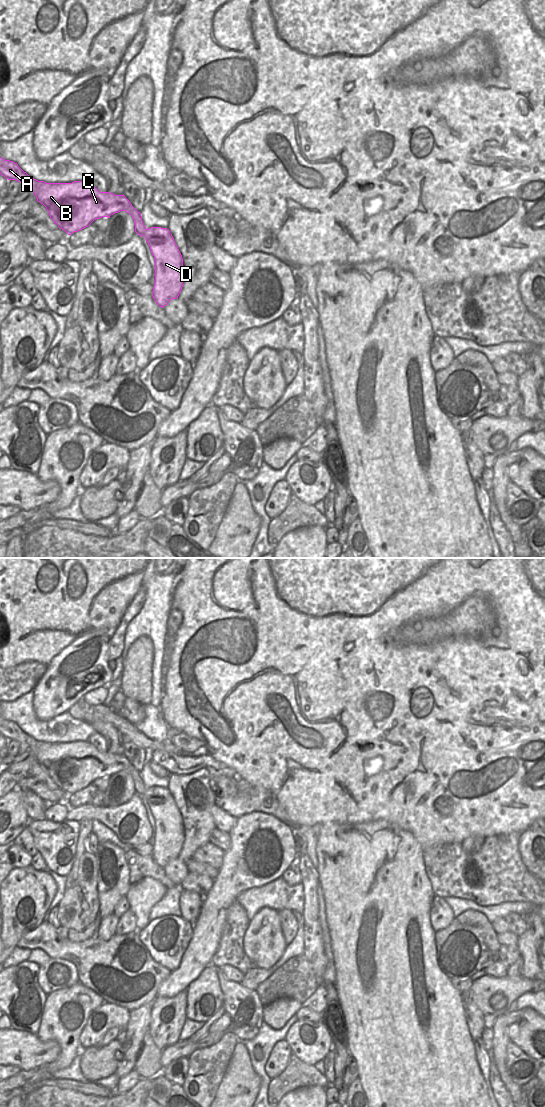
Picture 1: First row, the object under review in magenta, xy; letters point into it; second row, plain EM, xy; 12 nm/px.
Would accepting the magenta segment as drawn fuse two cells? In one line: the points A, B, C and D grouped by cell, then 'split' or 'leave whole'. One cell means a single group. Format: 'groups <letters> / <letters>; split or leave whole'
groups A B C D; leave whole

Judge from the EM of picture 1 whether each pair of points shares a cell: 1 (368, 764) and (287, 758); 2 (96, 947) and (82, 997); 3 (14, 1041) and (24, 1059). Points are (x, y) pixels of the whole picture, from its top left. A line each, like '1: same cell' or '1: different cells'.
1: same cell
2: different cells
3: same cell

